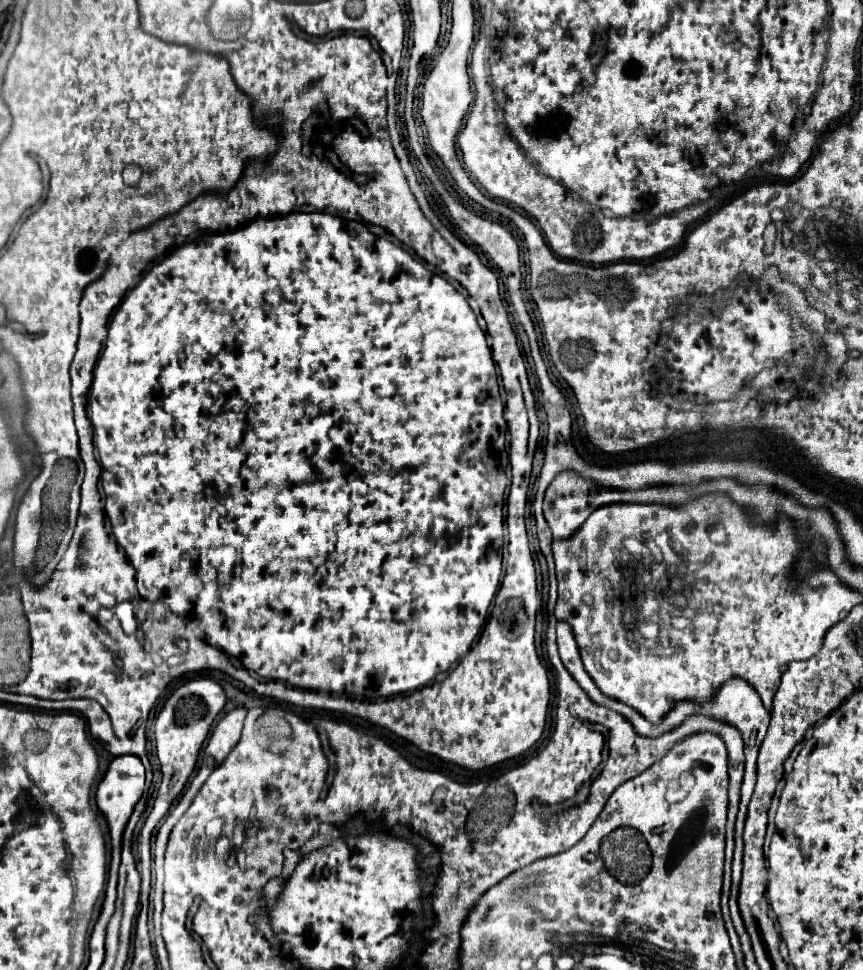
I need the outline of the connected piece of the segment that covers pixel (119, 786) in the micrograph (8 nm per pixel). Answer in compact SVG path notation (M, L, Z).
M118 756L118 758L114 758L114 760L110 762L110 766L108 766L108 770L106 770L106 774L104 774L104 778L98 782L98 788L96 788L96 806L98 806L98 810L104 814L106 824L108 824L108 832L110 832L110 866L112 866L112 868L109 869L109 876L110 870L116 870L116 875L118 873L120 866L119 860L121 860L122 832L124 832L126 822L128 822L128 818L130 818L132 810L134 810L134 804L140 800L142 792L144 792L144 766L142 766L142 762L140 762L138 756Z

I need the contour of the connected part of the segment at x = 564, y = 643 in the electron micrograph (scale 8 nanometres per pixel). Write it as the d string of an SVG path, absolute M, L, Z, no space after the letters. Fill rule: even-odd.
M558 622L558 648L560 648L560 658L566 666L566 670L574 676L574 680L588 694L588 672L584 670L584 664L582 664L580 652L578 652L578 644L574 640L572 628L568 628L568 622Z

